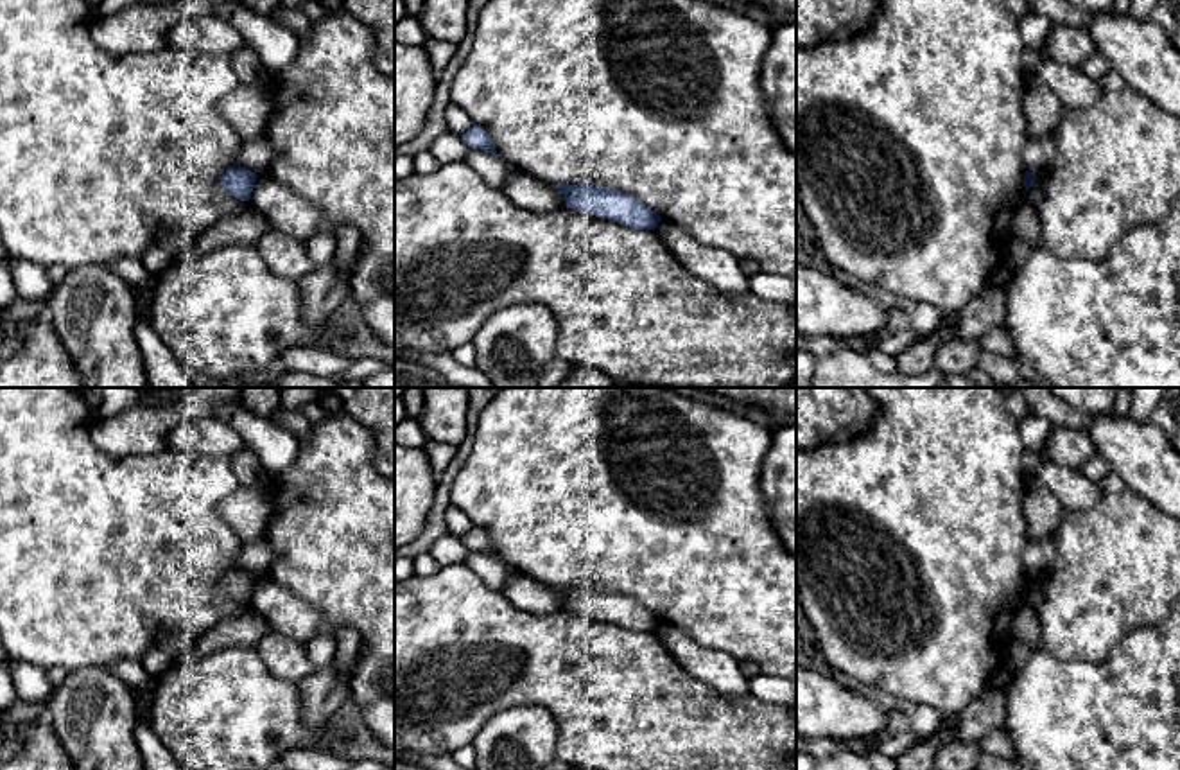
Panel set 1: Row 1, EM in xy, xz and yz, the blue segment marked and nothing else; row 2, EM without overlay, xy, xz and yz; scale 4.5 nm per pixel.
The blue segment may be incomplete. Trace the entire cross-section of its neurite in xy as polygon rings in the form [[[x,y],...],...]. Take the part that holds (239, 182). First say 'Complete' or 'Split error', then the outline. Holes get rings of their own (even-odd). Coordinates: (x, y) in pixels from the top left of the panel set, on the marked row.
Complete. [[[231,167],[221,176],[221,188],[230,192],[233,197],[240,201],[249,201],[251,192],[256,181],[256,174],[246,167]]]

